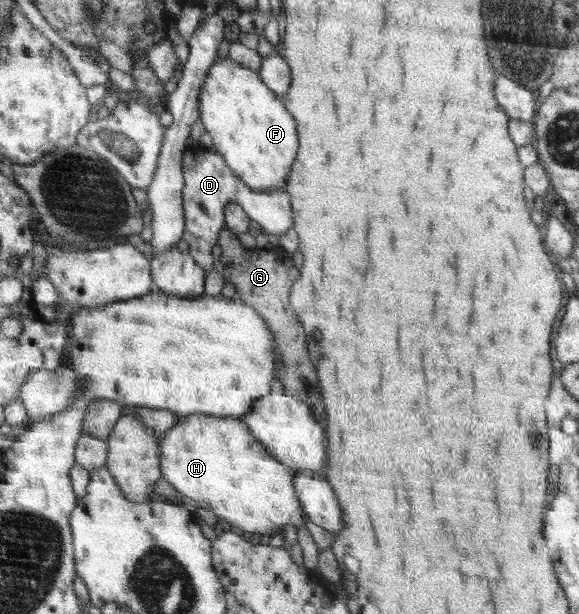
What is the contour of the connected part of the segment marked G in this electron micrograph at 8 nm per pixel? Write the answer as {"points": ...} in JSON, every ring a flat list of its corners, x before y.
{"points":[[224,231,224,235,220,235,218,244,220,244,220,249,226,253,226,257,220,259,224,263,224,280,235,286,237,299,255,308,256,312,263,316,268,330,274,336,275,351,277,353,284,351,284,359,288,361,288,367,284,367,284,371,282,367,278,367,278,377,276,377,282,383,283,390,286,394,309,404,320,423,326,422,322,393,320,393,320,385,316,379,316,367,312,365,308,349,306,349,304,329,300,321,296,319,296,315,292,313,292,307,288,303,288,293,300,275,300,271,294,267,290,259,290,254,284,249,276,249,276,251,270,248,267,248,267,251,260,251,256,247,248,249,240,243,237,234,231,231]]}

